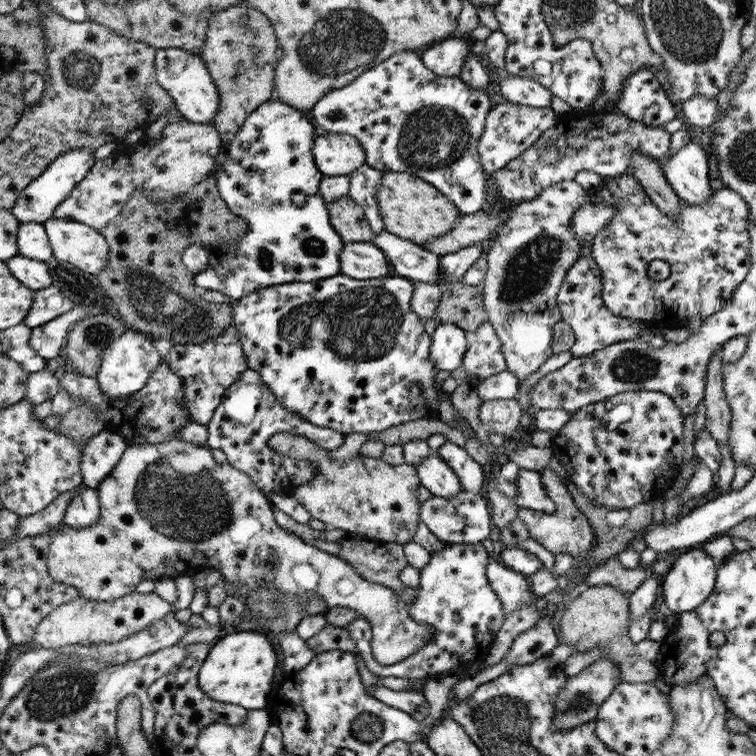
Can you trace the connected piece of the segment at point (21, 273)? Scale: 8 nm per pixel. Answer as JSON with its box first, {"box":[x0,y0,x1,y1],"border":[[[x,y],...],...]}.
{"box":[9,254,52,290],"border":[[[18,254],[16,257],[10,258],[9,261],[9,269],[14,270],[14,274],[18,274],[18,278],[22,278],[22,283],[30,287],[30,290],[45,289],[52,284],[50,270],[48,270],[48,266],[41,259]]]}

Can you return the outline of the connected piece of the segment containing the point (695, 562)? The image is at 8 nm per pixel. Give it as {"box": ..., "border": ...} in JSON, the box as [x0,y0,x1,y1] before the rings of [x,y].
{"box":[660,549,717,613],"border":[[[687,549],[678,558],[662,580],[660,589],[663,607],[668,613],[685,613],[696,610],[710,596],[717,579],[717,566],[704,549]]]}

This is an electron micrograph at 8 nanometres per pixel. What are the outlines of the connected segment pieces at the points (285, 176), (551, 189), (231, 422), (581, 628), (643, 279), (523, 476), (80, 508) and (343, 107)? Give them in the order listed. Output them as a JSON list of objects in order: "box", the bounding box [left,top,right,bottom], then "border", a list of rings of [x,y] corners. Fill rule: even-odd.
[{"box":[195,98,345,303],"border":[[[274,98],[246,117],[241,132],[234,140],[224,141],[213,175],[220,196],[228,208],[246,222],[248,231],[234,241],[201,246],[209,251],[210,262],[209,268],[199,272],[195,278],[200,291],[218,290],[230,296],[233,303],[268,286],[320,281],[341,272],[341,253],[344,252],[345,242],[333,227],[328,203],[320,195],[323,174],[313,155],[317,138],[314,127],[305,112]]]},{"box":[482,179,591,380],"border":[[[572,179],[542,189],[532,200],[514,204],[512,217],[495,233],[493,246],[489,248],[486,256],[487,274],[482,281],[484,306],[488,321],[494,326],[501,342],[507,369],[515,374],[518,380],[530,377],[554,353],[551,348],[553,328],[554,324],[561,320],[557,294],[570,266],[580,258],[578,252],[584,244],[572,231],[572,216],[580,206],[584,206],[590,200],[591,193],[590,187],[585,190]]]},{"box":[204,368,345,496],"border":[[[250,368],[245,370],[240,380],[230,386],[221,405],[217,406],[213,420],[207,426],[209,436],[204,444],[210,450],[222,450],[230,466],[250,476],[266,496],[276,490],[293,490],[307,485],[315,474],[315,464],[312,462],[282,456],[269,445],[277,434],[289,433],[303,437],[328,452],[338,450],[345,438],[340,432],[306,423],[280,400],[276,402],[277,395],[274,396],[272,392],[258,371]]]},{"box":[560,585,657,683],"border":[[[596,585],[581,589],[570,601],[563,603],[560,614],[560,644],[568,644],[576,652],[602,650],[599,660],[608,658],[618,662],[619,682],[652,683],[657,678],[657,668],[653,661],[644,660],[636,653],[636,643],[630,639],[629,595],[610,585]]]},{"box":[592,174,751,331],"border":[[[632,174],[617,177],[606,187],[614,196],[614,215],[592,239],[592,256],[603,272],[601,297],[612,314],[628,320],[644,320],[650,322],[654,330],[663,331],[682,328],[690,318],[710,316],[730,302],[734,289],[746,278],[751,263],[750,233],[746,229],[750,208],[742,194],[724,187],[714,190],[708,201],[696,205],[680,198],[680,215],[674,219],[654,205]],[[656,258],[670,265],[670,275],[665,280],[656,281],[648,276],[648,266]]]},{"box":[516,469,555,512],"border":[[[522,469],[520,475],[518,475],[516,482],[519,486],[519,494],[517,495],[516,505],[520,510],[554,512],[555,505],[547,496],[540,474],[541,472],[534,470]]]},{"box":[62,488,101,527],"border":[[[87,488],[72,496],[62,524],[73,527],[87,527],[101,520],[100,498],[96,490]]]},{"box":[310,51,491,215],"border":[[[400,51],[366,70],[350,85],[326,94],[310,111],[314,122],[328,133],[349,134],[357,138],[366,152],[366,163],[372,168],[417,176],[449,198],[461,214],[471,215],[482,210],[487,195],[488,175],[481,164],[478,141],[491,108],[487,91],[479,92],[459,77],[436,75],[424,66],[419,52]]]}]

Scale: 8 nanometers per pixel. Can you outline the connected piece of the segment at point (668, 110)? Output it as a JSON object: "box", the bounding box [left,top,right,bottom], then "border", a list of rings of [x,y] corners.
{"box":[615,69,678,127],"border":[[[654,69],[634,70],[623,86],[615,112],[651,127],[663,127],[678,116],[665,89],[661,76]]]}

